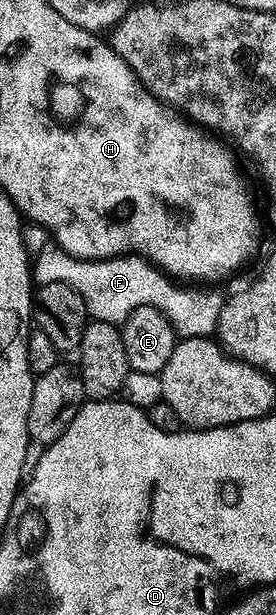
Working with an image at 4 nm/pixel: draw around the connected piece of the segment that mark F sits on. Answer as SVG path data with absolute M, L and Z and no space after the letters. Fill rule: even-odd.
M53 241L37 249L33 256L32 279L38 285L63 283L76 289L91 320L121 325L140 306L152 306L168 319L178 339L213 336L218 330L220 309L224 302L223 292L218 292L218 289L195 289L183 285L139 255L118 255L114 259L77 259Z

